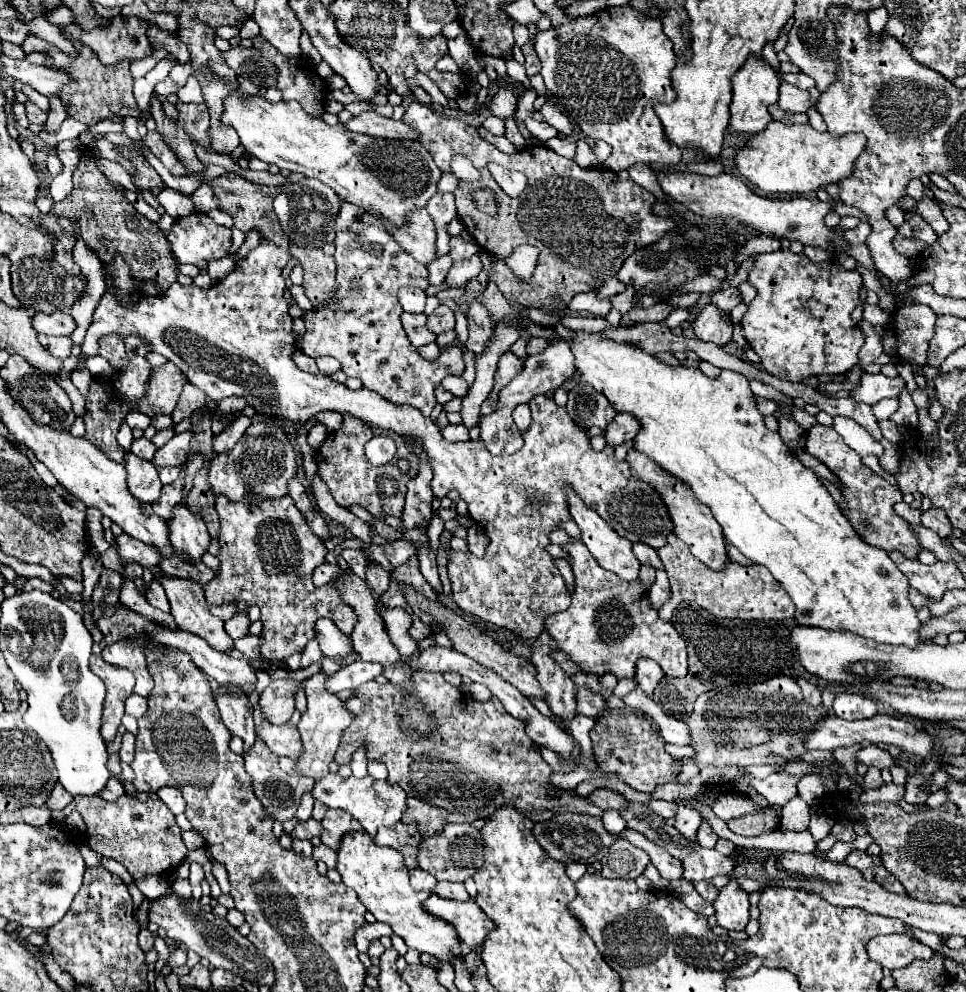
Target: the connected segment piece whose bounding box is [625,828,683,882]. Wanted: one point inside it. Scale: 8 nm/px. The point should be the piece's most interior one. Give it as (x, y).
(670, 868)

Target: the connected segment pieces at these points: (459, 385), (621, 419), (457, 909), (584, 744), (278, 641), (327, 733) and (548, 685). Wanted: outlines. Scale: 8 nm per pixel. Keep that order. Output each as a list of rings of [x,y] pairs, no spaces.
[[[447,376],[447,378],[441,382],[441,386],[443,386],[445,390],[453,392],[453,394],[459,396],[459,398],[463,398],[463,396],[467,394],[467,390],[469,390],[467,382],[465,382],[461,376]]]
[[[617,414],[615,420],[605,428],[607,446],[619,446],[631,440],[639,432],[639,422],[631,414]]]
[[[431,894],[423,902],[423,906],[435,918],[443,918],[445,922],[453,924],[459,938],[471,948],[475,944],[481,944],[485,936],[495,928],[493,922],[483,914],[483,910],[473,900],[455,902],[455,900],[445,900],[437,894]]]
[[[577,714],[573,718],[573,722],[565,722],[565,726],[569,726],[569,734],[579,742],[581,750],[583,750],[583,764],[587,768],[597,768],[597,764],[593,762],[593,752],[591,752],[591,738],[589,738],[589,732],[593,728],[595,720],[583,716],[583,714]]]
[[[221,494],[215,496],[215,510],[219,514],[219,562],[221,570],[217,578],[207,582],[203,586],[205,598],[209,604],[223,604],[223,602],[237,602],[237,610],[249,608],[249,606],[259,606],[261,608],[261,622],[263,622],[263,646],[261,646],[261,656],[265,660],[285,660],[293,652],[299,652],[305,648],[305,644],[315,638],[315,620],[325,616],[331,618],[337,628],[345,634],[353,632],[353,626],[357,622],[353,610],[341,600],[339,592],[329,584],[329,586],[313,586],[311,574],[313,570],[325,562],[327,548],[321,538],[317,538],[311,528],[307,526],[305,518],[299,514],[295,508],[293,500],[289,496],[285,498],[263,498],[257,500],[251,494],[243,498],[241,502],[229,502],[229,498],[223,498]]]
[[[317,672],[311,676],[305,684],[305,694],[307,694],[307,712],[303,714],[299,726],[299,734],[303,740],[303,756],[297,760],[297,774],[309,776],[309,778],[323,778],[329,772],[329,762],[335,758],[335,752],[341,742],[341,734],[351,726],[353,714],[345,710],[345,700],[337,698],[335,694],[329,694],[325,690],[325,682],[329,676],[325,672]]]
[[[543,630],[541,638],[535,638],[531,644],[533,650],[533,664],[537,668],[537,680],[541,682],[541,688],[547,694],[547,704],[551,708],[553,714],[557,714],[563,720],[573,718],[575,706],[577,706],[577,684],[573,682],[573,678],[569,678],[569,674],[565,674],[565,670],[561,670],[561,666],[557,666],[557,662],[553,662],[551,654],[555,648],[553,638],[549,638],[549,632]]]

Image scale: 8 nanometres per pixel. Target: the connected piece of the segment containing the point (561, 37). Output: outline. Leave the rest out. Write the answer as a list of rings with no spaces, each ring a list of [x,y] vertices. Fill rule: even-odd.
[[[607,6],[601,12],[591,16],[581,16],[569,24],[559,28],[549,28],[545,32],[537,32],[535,52],[541,60],[541,76],[545,80],[547,90],[555,96],[557,106],[579,124],[581,132],[595,140],[605,140],[613,146],[611,158],[605,166],[613,172],[629,168],[637,162],[647,164],[677,164],[677,162],[693,162],[699,158],[693,150],[681,150],[671,146],[665,140],[661,120],[653,112],[653,104],[657,102],[673,102],[675,92],[671,88],[669,72],[675,66],[673,44],[665,38],[661,30],[661,22],[641,14],[639,10],[631,10],[631,6]]]

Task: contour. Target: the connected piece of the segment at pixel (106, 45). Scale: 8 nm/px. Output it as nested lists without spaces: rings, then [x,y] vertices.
[[[115,16],[111,20],[111,24],[107,26],[97,26],[93,30],[81,30],[77,24],[69,24],[69,26],[59,26],[61,30],[61,36],[71,40],[71,42],[79,42],[83,46],[89,46],[97,56],[99,60],[105,64],[105,66],[115,66],[117,62],[123,62],[123,60],[141,60],[145,56],[151,56],[153,48],[145,36],[145,22],[139,20],[139,18],[129,18],[129,16]]]

